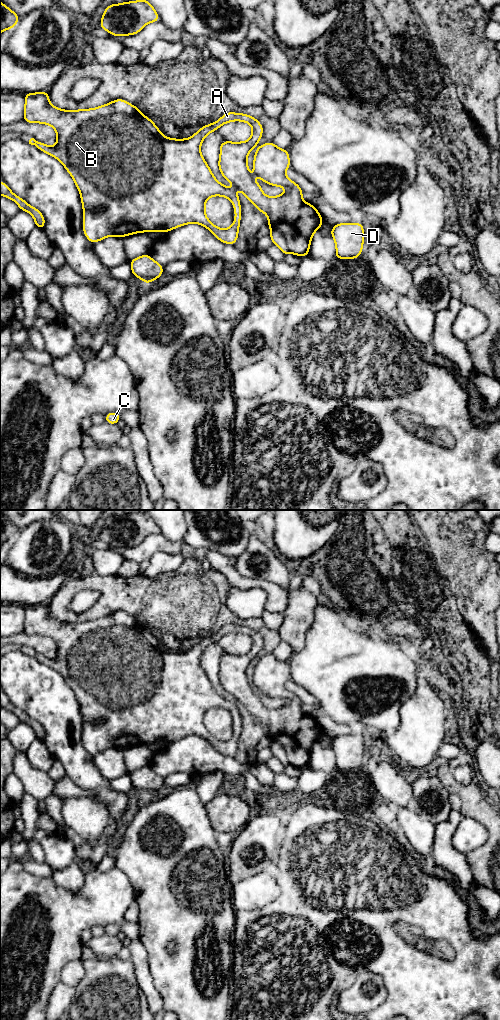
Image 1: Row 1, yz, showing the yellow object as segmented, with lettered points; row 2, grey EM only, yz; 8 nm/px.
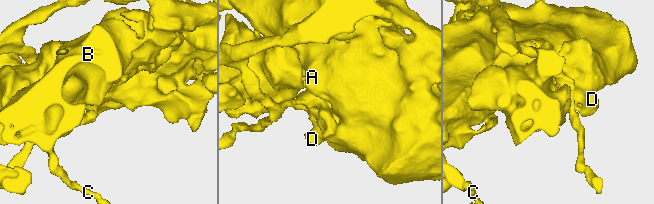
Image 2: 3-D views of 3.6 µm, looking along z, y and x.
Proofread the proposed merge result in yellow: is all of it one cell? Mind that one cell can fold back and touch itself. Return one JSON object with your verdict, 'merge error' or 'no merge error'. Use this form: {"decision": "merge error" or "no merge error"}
{"decision": "merge error"}

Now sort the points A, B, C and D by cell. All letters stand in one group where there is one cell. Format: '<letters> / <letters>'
A B D / C

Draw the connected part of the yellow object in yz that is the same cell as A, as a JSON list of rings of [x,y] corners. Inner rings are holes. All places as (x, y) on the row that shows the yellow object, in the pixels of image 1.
[[[48,91],[26,93],[23,121],[28,123],[43,123],[51,125],[57,133],[57,143],[50,147],[34,138],[29,144],[36,146],[42,152],[58,159],[72,176],[80,192],[83,206],[83,232],[87,239],[96,243],[109,236],[124,237],[140,232],[160,231],[168,232],[177,227],[196,223],[206,227],[218,240],[225,244],[234,245],[238,239],[241,223],[241,204],[236,192],[221,185],[213,176],[208,164],[201,155],[200,146],[204,138],[211,132],[218,130],[222,125],[232,121],[249,123],[252,126],[252,135],[245,142],[223,141],[220,144],[219,170],[225,179],[240,189],[247,199],[262,213],[268,215],[268,226],[281,231],[286,239],[290,253],[300,257],[308,256],[312,236],[322,226],[323,217],[316,207],[302,199],[303,190],[298,184],[286,175],[286,169],[291,166],[289,151],[279,149],[273,141],[262,145],[254,157],[254,173],[271,186],[280,186],[287,192],[276,197],[266,196],[261,187],[254,181],[248,172],[247,155],[263,135],[261,123],[254,117],[244,113],[228,112],[218,121],[201,127],[188,139],[172,139],[161,134],[152,120],[144,116],[139,108],[123,99],[116,99],[106,105],[93,109],[62,110],[49,102]],[[158,143],[162,146],[162,161],[158,161]],[[211,196],[227,197],[234,206],[234,222],[228,229],[220,229],[212,224],[205,214],[205,202]]]

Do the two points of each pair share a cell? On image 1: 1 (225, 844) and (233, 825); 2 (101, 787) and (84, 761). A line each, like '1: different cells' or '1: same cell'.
1: different cells
2: same cell

